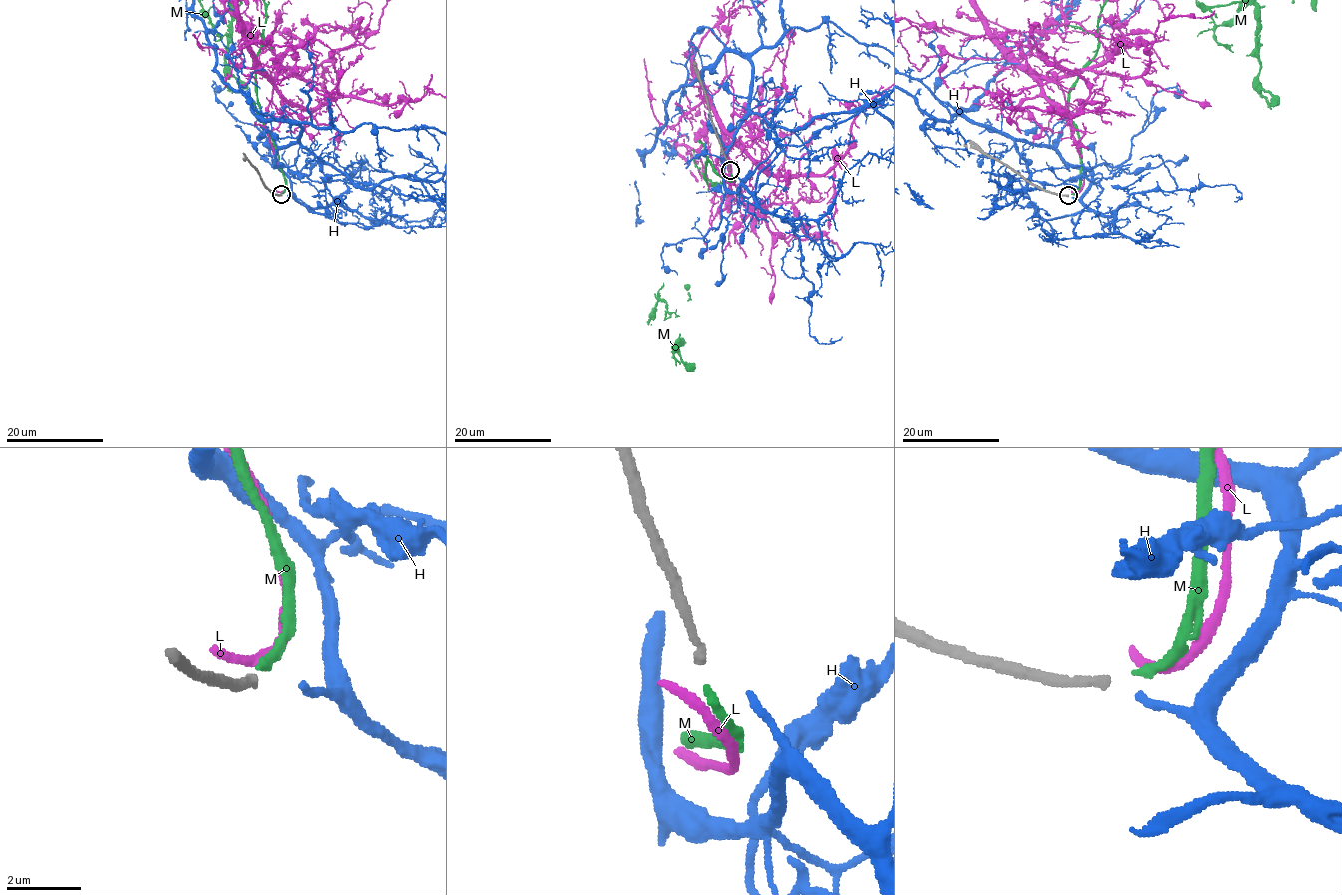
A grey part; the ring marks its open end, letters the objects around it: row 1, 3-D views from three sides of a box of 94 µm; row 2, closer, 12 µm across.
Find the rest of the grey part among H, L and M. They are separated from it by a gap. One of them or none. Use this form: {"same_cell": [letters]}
{"same_cell": ["M"]}

